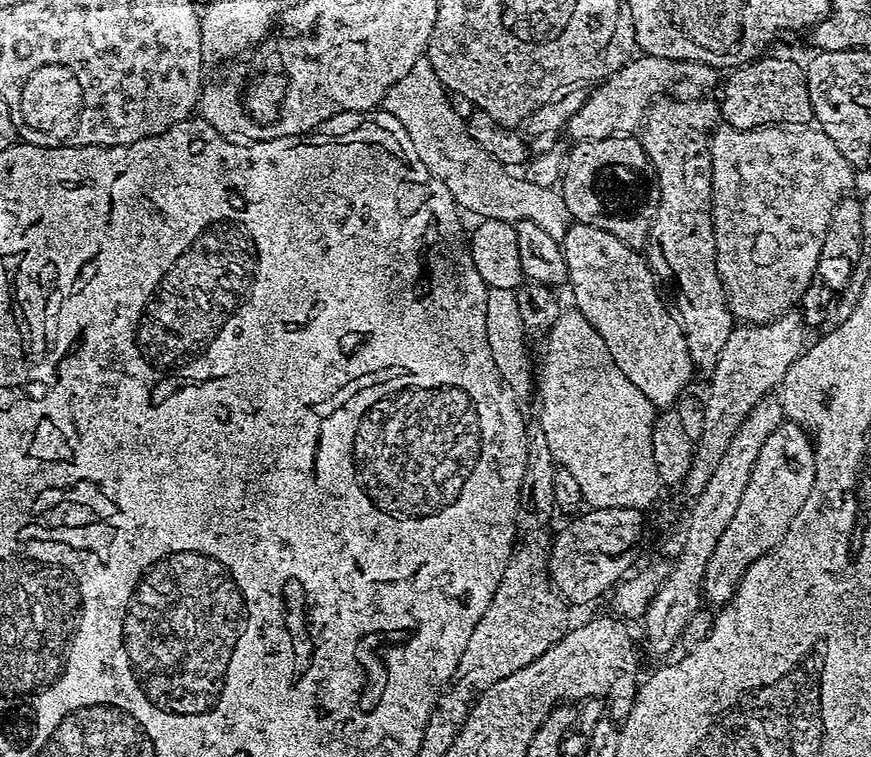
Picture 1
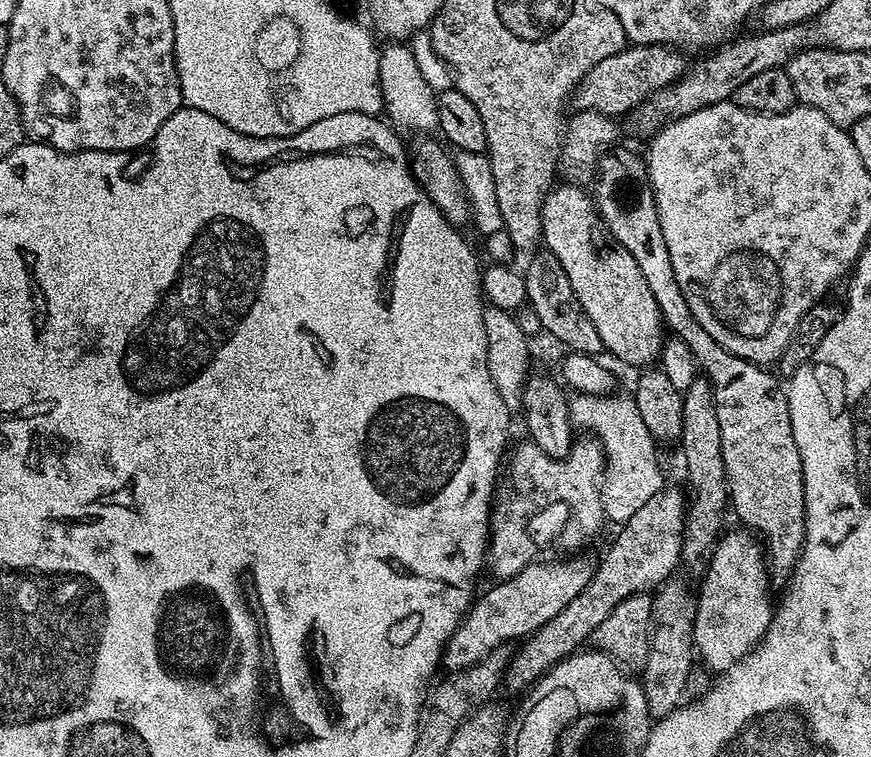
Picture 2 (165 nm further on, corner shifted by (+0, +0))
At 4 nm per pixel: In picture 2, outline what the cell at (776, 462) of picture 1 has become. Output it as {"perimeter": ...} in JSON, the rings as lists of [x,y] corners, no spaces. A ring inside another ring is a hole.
{"perimeter":[[[728,530],[721,535],[707,561],[708,573],[705,574],[704,581],[700,584],[700,592],[698,588],[692,643],[699,659],[701,656],[710,667],[716,668],[715,670],[730,667],[763,640],[764,631],[770,626],[774,611],[774,600],[768,597],[768,576],[764,573],[764,564],[766,568],[765,553],[755,535],[744,530],[739,531],[731,532]]]}

